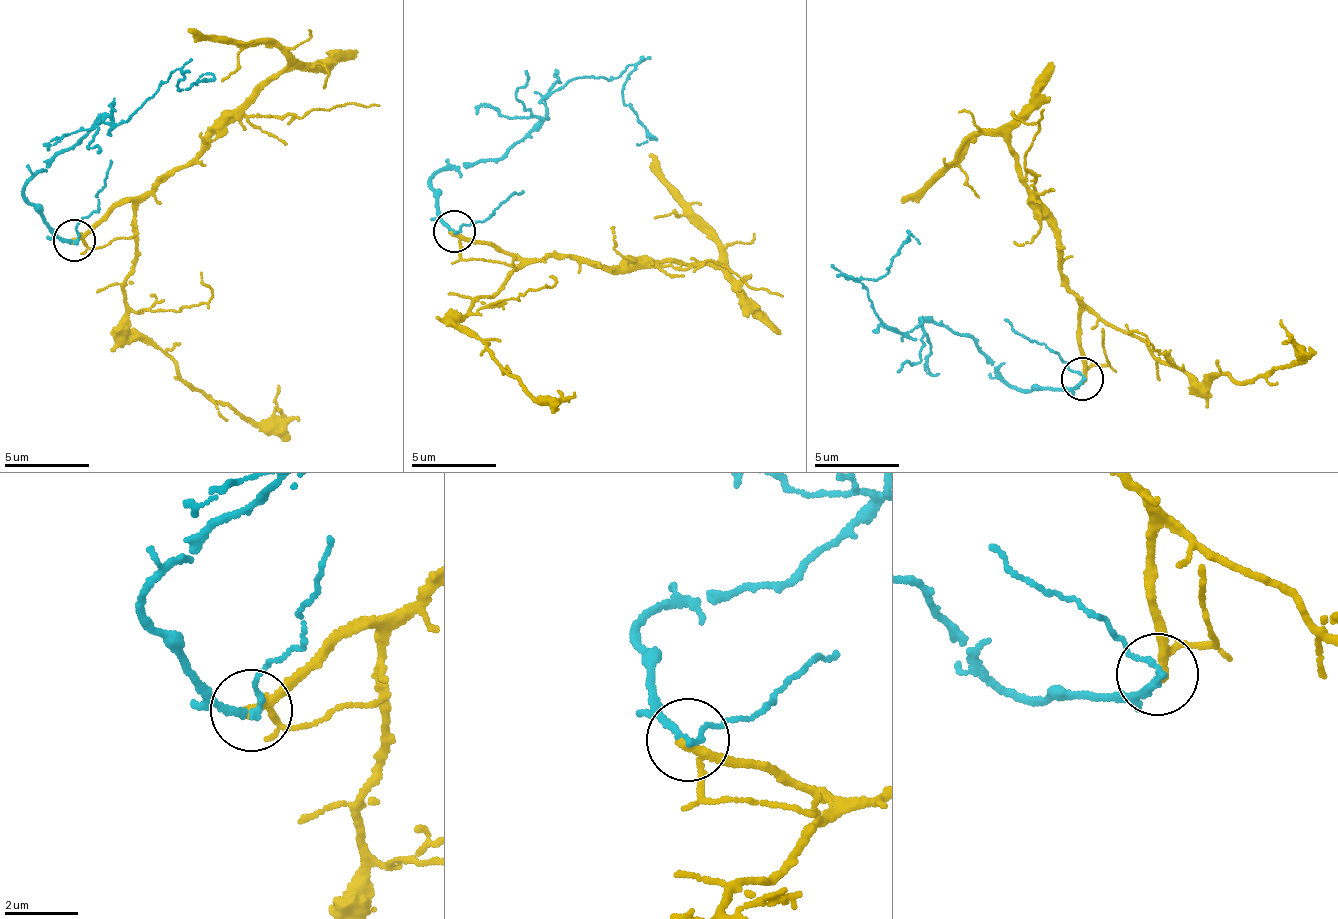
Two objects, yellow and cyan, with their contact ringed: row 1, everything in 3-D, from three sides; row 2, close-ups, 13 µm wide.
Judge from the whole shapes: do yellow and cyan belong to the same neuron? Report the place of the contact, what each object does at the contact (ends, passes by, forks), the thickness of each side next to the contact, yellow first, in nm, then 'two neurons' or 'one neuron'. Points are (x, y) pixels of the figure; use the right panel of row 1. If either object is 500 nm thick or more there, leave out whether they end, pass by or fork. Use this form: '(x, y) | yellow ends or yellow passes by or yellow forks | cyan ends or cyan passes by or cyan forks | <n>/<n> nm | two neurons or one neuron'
(1082, 378) | yellow passes by | cyan passes by | 180/160 nm | two neurons

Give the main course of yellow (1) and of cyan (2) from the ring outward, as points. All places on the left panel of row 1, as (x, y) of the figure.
1: (75, 237), (157, 193), (216, 134), (243, 120), (271, 77), (286, 69), (274, 40), (248, 44), (187, 28)
2: (75, 240), (24, 193), (100, 121), (134, 116), (171, 78), (178, 90), (213, 77), (198, 85)

